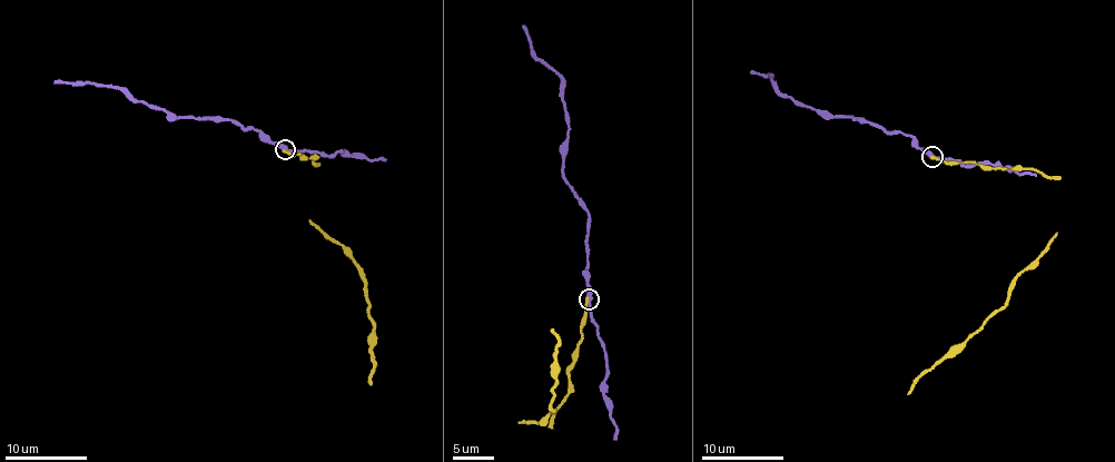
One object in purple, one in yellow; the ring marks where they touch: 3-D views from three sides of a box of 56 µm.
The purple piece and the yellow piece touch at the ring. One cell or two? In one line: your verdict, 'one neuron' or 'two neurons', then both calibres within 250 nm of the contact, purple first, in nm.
two neurons | 360/240 nm

